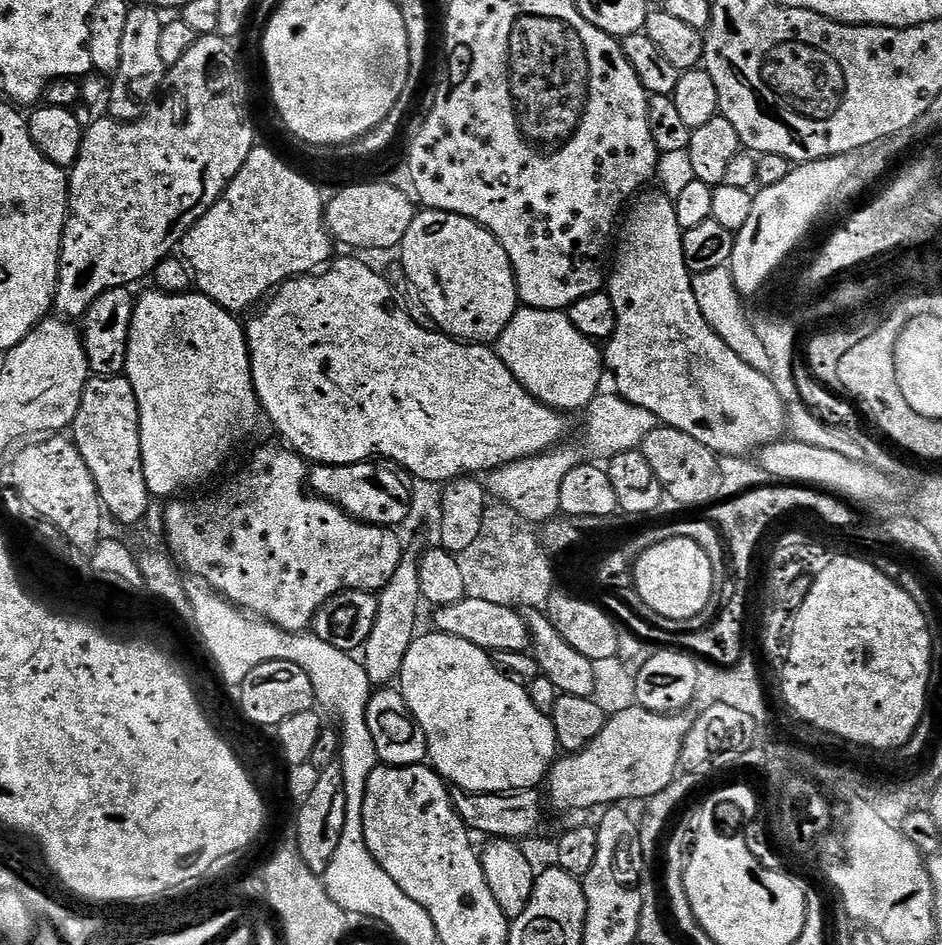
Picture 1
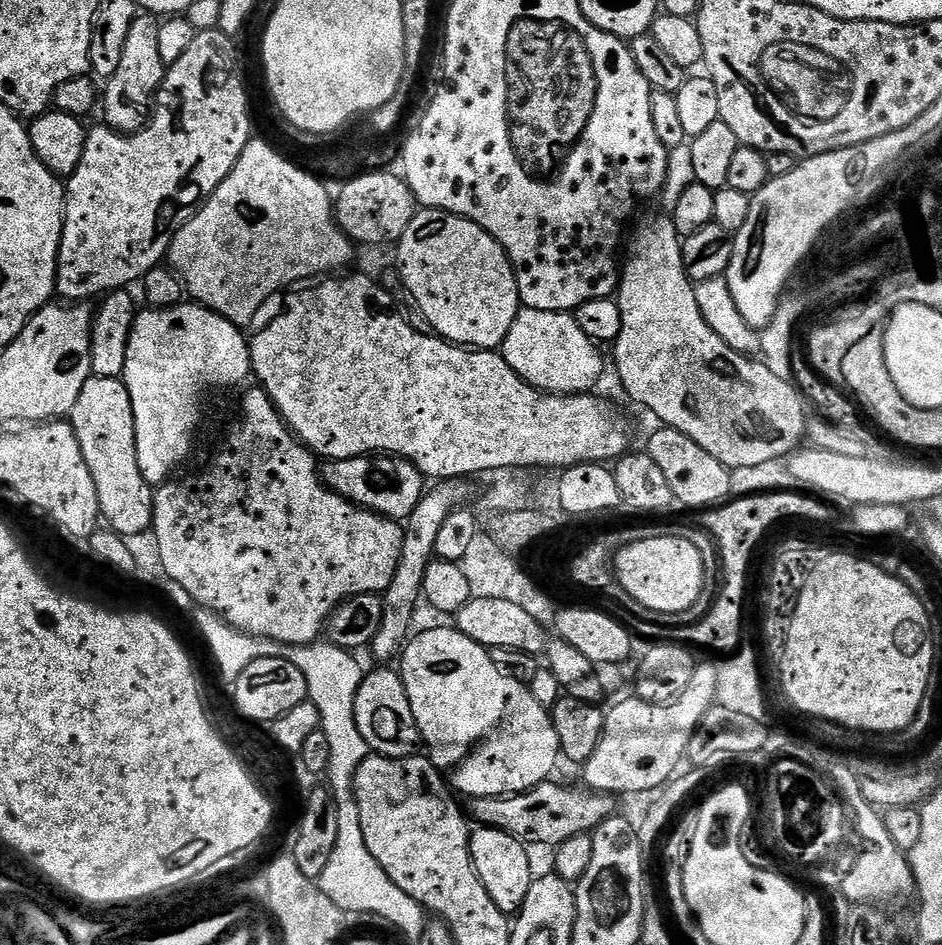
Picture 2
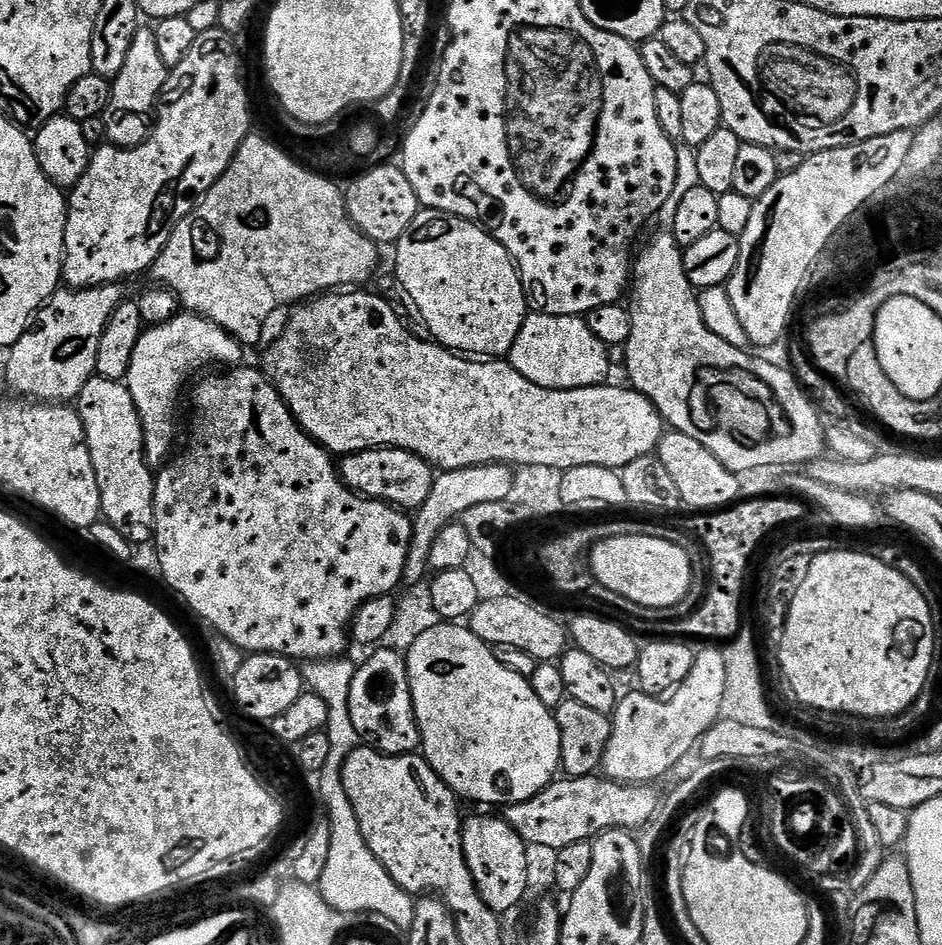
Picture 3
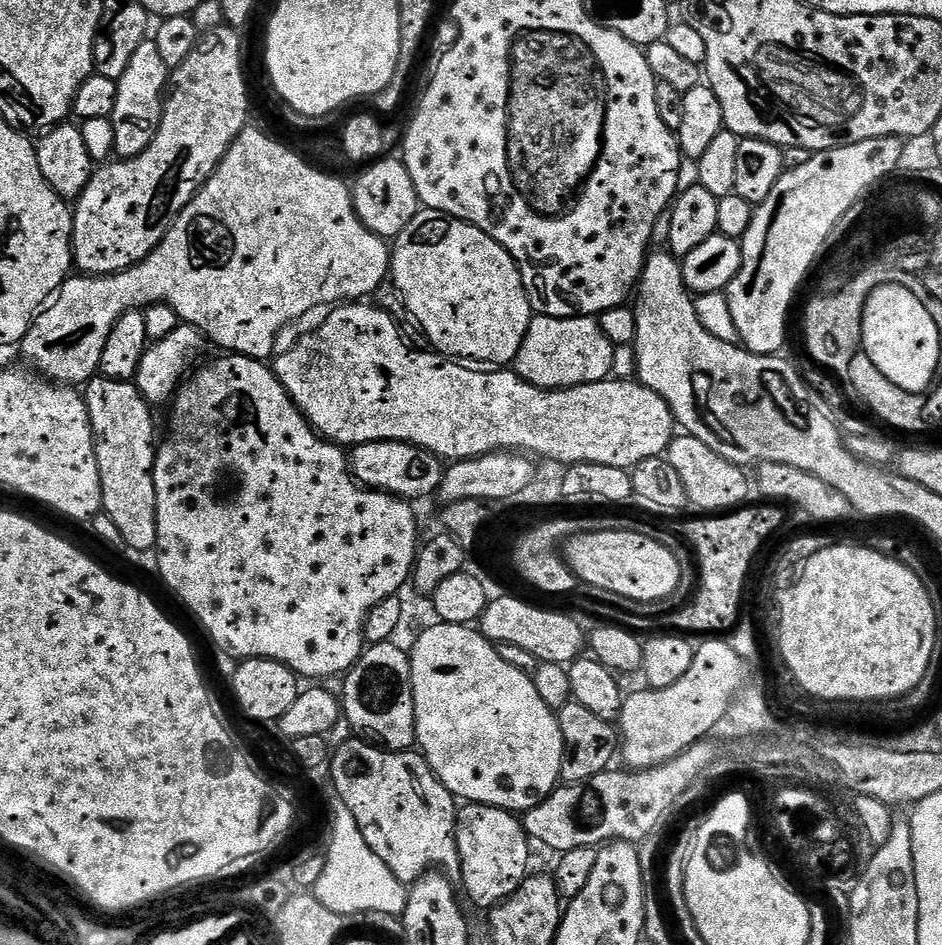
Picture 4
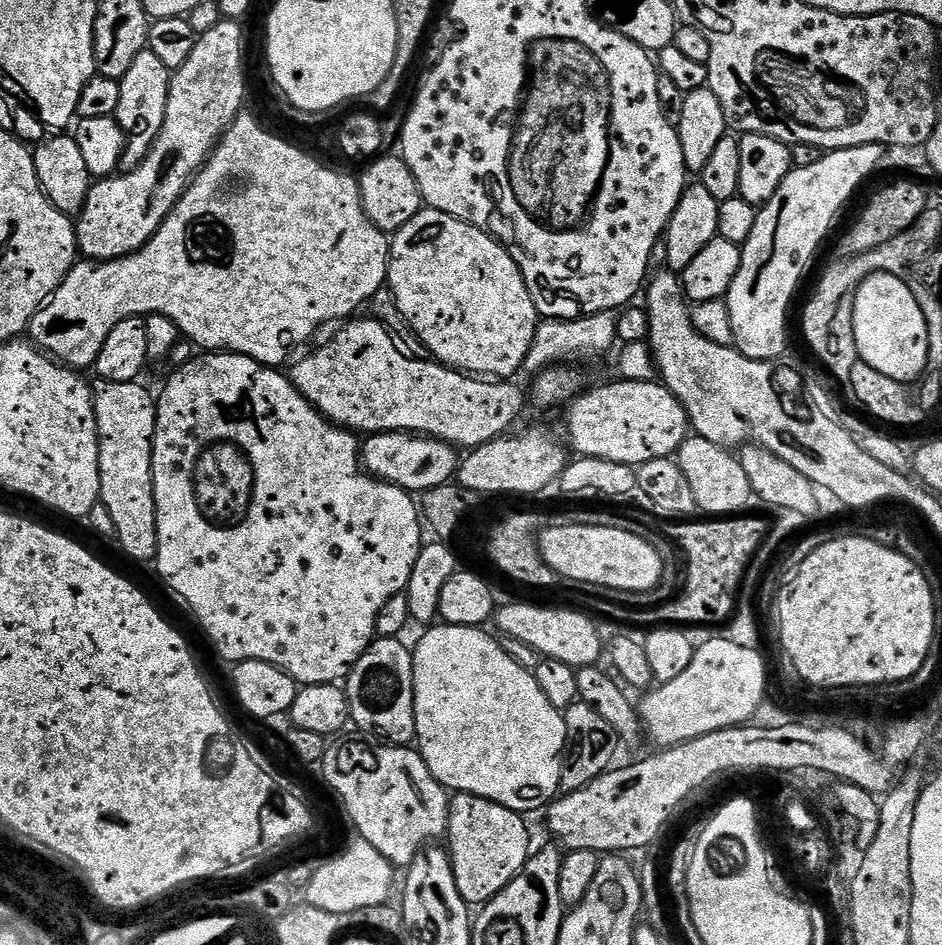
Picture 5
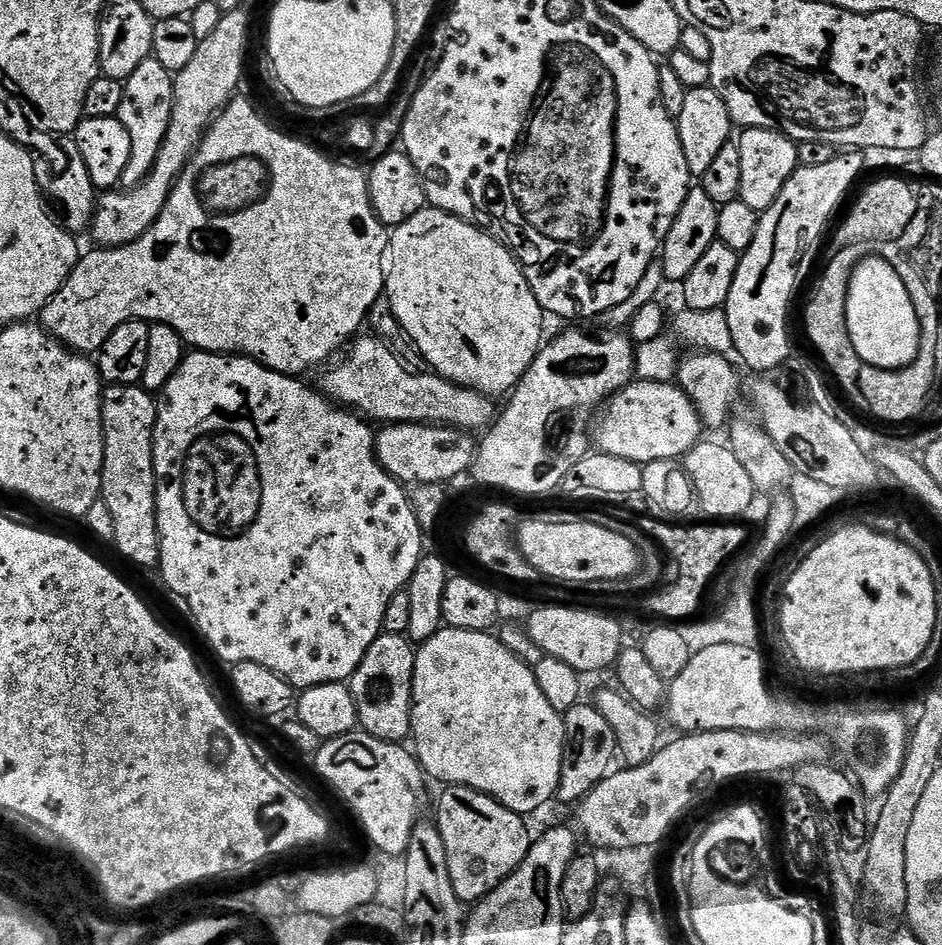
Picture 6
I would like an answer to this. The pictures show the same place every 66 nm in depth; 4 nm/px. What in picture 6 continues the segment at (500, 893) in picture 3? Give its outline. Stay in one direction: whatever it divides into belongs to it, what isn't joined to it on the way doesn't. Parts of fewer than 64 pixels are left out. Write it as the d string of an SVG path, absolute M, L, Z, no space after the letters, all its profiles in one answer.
M448 786L443 791L434 823L446 846L454 894L472 906L491 894L524 861L533 841L527 837L521 813L511 812L485 792L463 786Z

